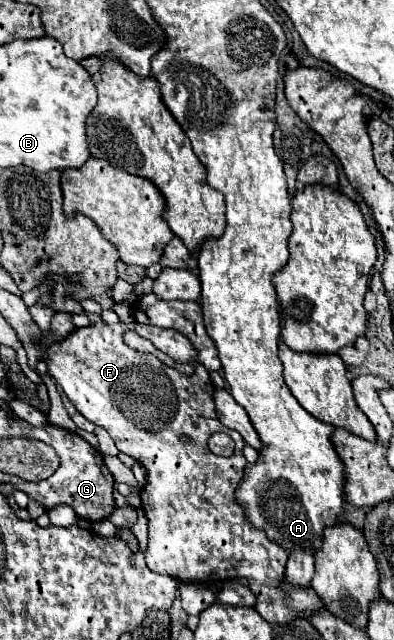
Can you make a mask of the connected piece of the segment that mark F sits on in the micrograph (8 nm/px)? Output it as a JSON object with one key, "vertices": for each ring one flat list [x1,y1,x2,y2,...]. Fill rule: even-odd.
{"vertices":[[93,323,89,327,77,329,67,341,51,345,45,351,45,359,49,363,49,375,57,381,57,385,65,391,77,411,93,421,95,425,109,431,119,451,131,455,147,469,147,485,141,491,143,511,149,519,149,545,145,551,147,567,153,573,169,575,175,579,217,583,233,577,245,577,251,583,251,591,257,597,255,609,269,623,287,623,295,617,309,617,317,609,323,607,321,599,309,591,293,591,293,595,281,595,277,591,277,579,281,579,281,571,285,571,287,551,281,551,275,543,269,543,265,535,247,523,241,507,233,501,233,491,241,481,243,469,247,465,243,457,243,437,227,429,215,413,213,405,213,383,203,365,197,365,197,373,191,377,179,375,171,371,169,377,149,377,149,357,129,349,123,343,123,333,127,331,125,323],[223,431,235,441,233,457,217,457,209,451,207,441,213,433],[179,435,187,435,191,443,179,443]]}

